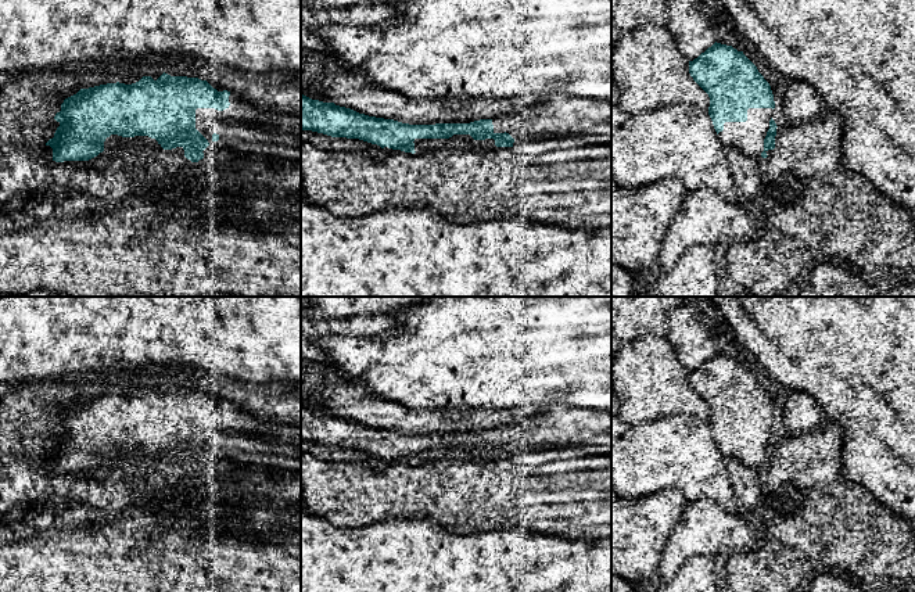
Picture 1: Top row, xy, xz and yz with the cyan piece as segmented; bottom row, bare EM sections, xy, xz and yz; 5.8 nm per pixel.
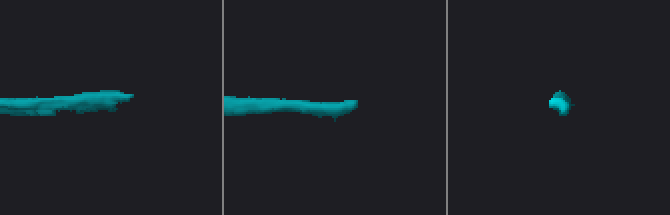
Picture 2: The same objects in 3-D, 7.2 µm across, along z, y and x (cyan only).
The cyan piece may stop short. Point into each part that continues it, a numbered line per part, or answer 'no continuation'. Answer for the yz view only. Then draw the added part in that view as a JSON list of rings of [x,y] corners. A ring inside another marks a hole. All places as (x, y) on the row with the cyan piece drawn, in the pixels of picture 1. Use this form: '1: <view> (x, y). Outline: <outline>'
1: yz (747, 137). Outline: [[[749,108],[746,122],[725,122],[718,137],[724,146],[733,146],[749,159],[757,159],[764,151],[764,139],[769,129],[772,108]]]

